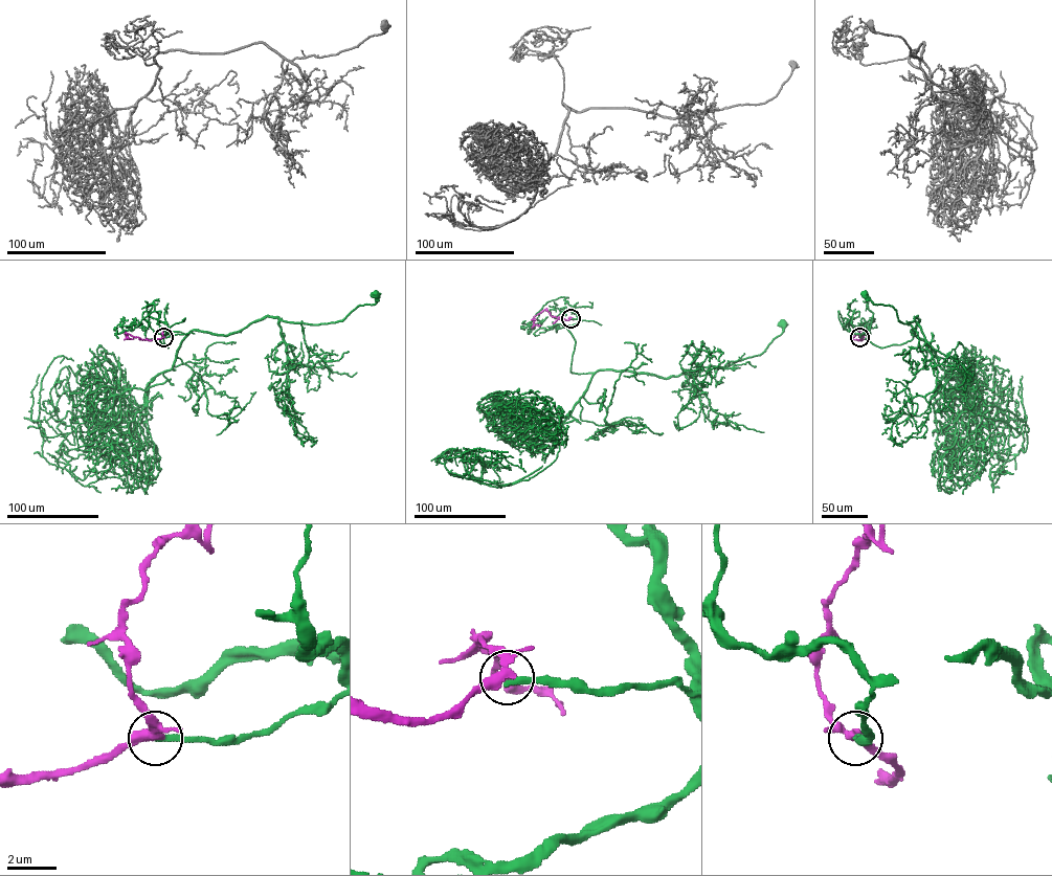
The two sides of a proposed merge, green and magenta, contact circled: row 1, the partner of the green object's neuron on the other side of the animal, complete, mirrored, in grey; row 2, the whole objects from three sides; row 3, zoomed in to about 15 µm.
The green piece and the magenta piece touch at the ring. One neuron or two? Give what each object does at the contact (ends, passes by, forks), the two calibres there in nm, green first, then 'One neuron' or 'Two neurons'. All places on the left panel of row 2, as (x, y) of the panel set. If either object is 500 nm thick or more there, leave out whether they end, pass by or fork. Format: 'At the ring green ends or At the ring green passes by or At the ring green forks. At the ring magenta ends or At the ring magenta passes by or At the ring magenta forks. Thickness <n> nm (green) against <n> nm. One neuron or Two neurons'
At the ring green ends. At the ring magenta forks. Thickness 240 nm (green) against 300 nm. One neuron

